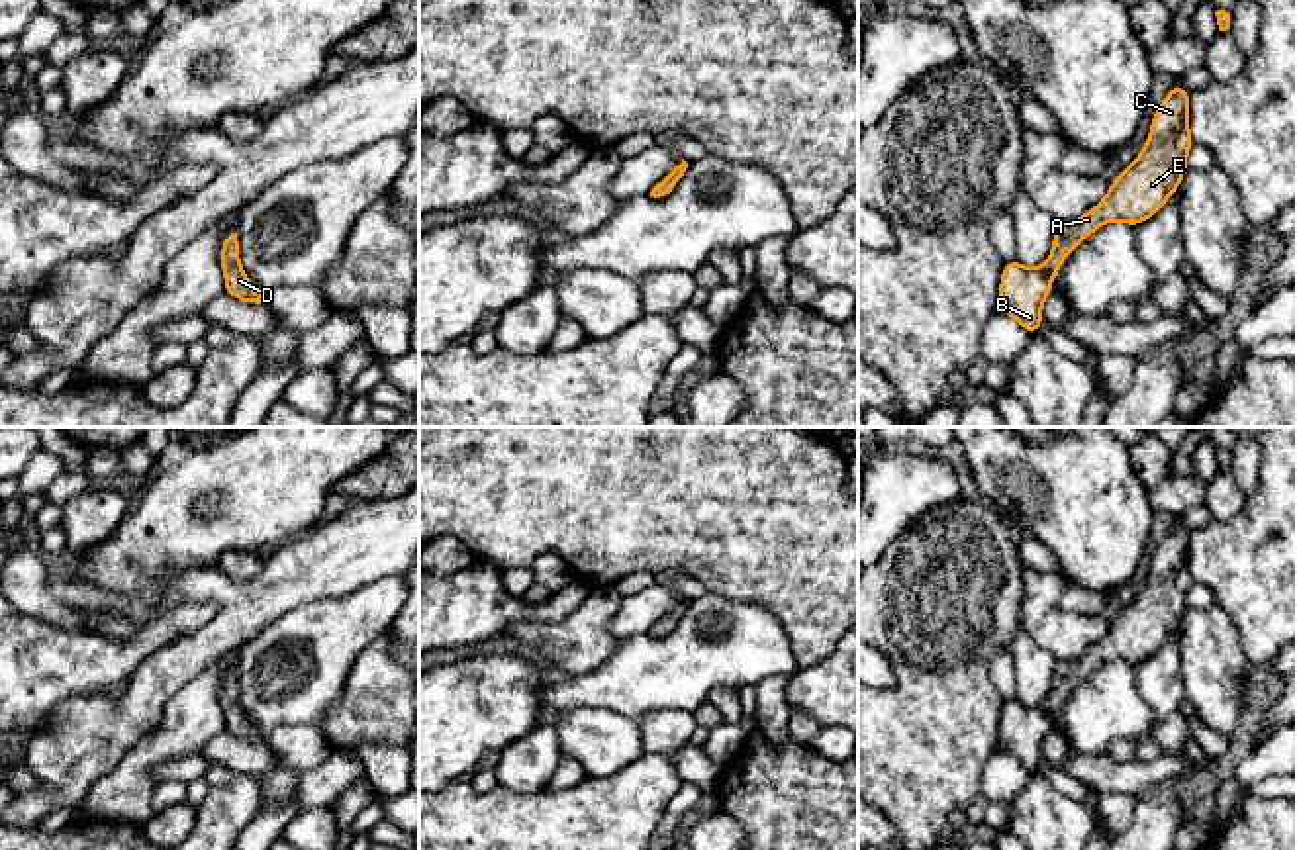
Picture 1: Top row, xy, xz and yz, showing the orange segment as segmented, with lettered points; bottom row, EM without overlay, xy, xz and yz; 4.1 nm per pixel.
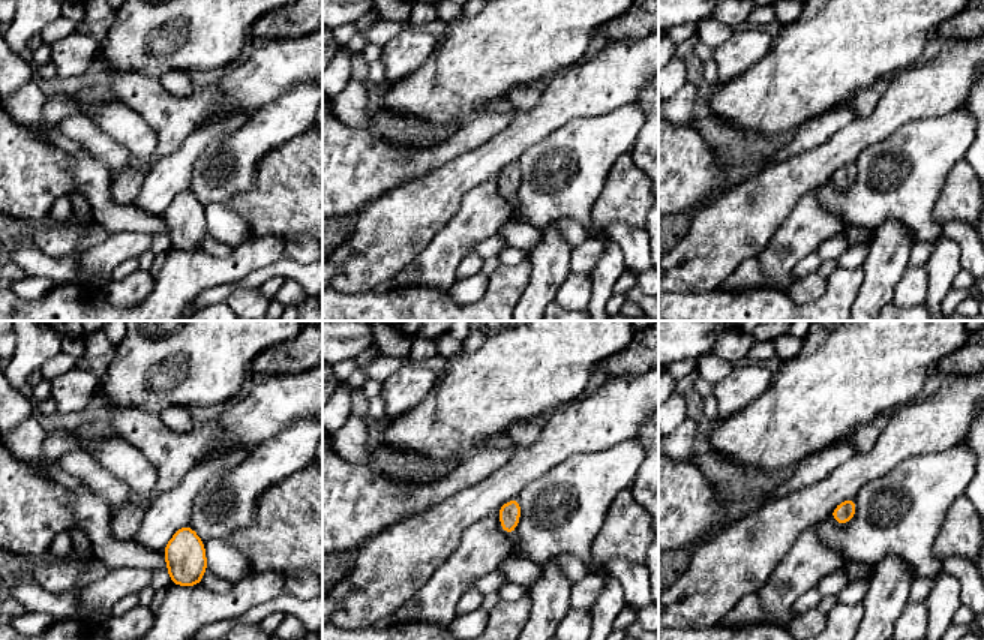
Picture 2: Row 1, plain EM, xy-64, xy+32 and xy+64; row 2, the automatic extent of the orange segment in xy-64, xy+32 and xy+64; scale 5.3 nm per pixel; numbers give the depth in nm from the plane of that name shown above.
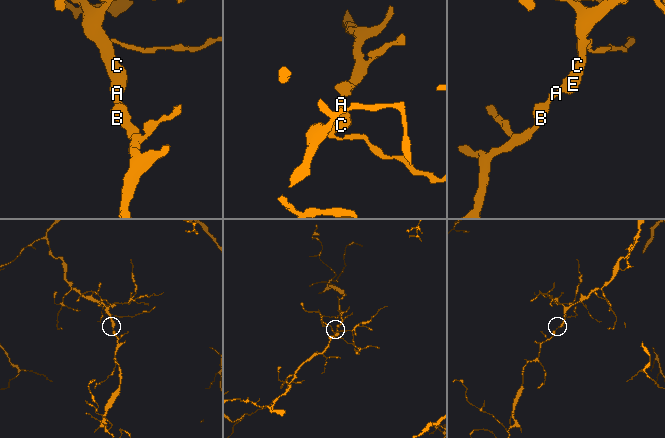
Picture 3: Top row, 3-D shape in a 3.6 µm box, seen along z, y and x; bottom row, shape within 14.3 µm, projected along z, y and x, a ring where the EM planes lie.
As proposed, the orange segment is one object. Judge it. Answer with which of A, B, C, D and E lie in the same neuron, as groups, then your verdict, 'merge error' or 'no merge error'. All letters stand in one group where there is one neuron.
A B C D E; no merge error

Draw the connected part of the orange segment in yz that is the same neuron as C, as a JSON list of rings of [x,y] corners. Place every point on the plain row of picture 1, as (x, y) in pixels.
[[[1174,521],[1152,556],[1140,593],[1109,623],[1095,646],[1074,662],[1056,662],[1052,689],[1042,705],[1027,707],[1017,699],[1003,703],[997,744],[1027,772],[1040,770],[1042,742],[1054,732],[1050,721],[1076,684],[1109,660],[1123,660],[1130,666],[1144,662],[1181,625],[1193,584],[1189,537],[1191,531]]]

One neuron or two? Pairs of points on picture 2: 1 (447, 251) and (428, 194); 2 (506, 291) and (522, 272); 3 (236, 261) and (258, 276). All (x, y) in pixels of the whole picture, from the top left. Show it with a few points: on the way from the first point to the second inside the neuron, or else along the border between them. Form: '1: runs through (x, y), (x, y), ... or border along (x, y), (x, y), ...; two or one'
1: border along (461, 200), (458, 212), (417, 255); two
2: runs through (507, 287), (518, 276); one
3: border along (284, 255), (234, 282), (219, 284); two

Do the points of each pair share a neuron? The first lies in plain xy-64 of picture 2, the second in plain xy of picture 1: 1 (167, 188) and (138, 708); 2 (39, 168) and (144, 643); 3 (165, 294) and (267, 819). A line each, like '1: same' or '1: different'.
1: different
2: same
3: different

